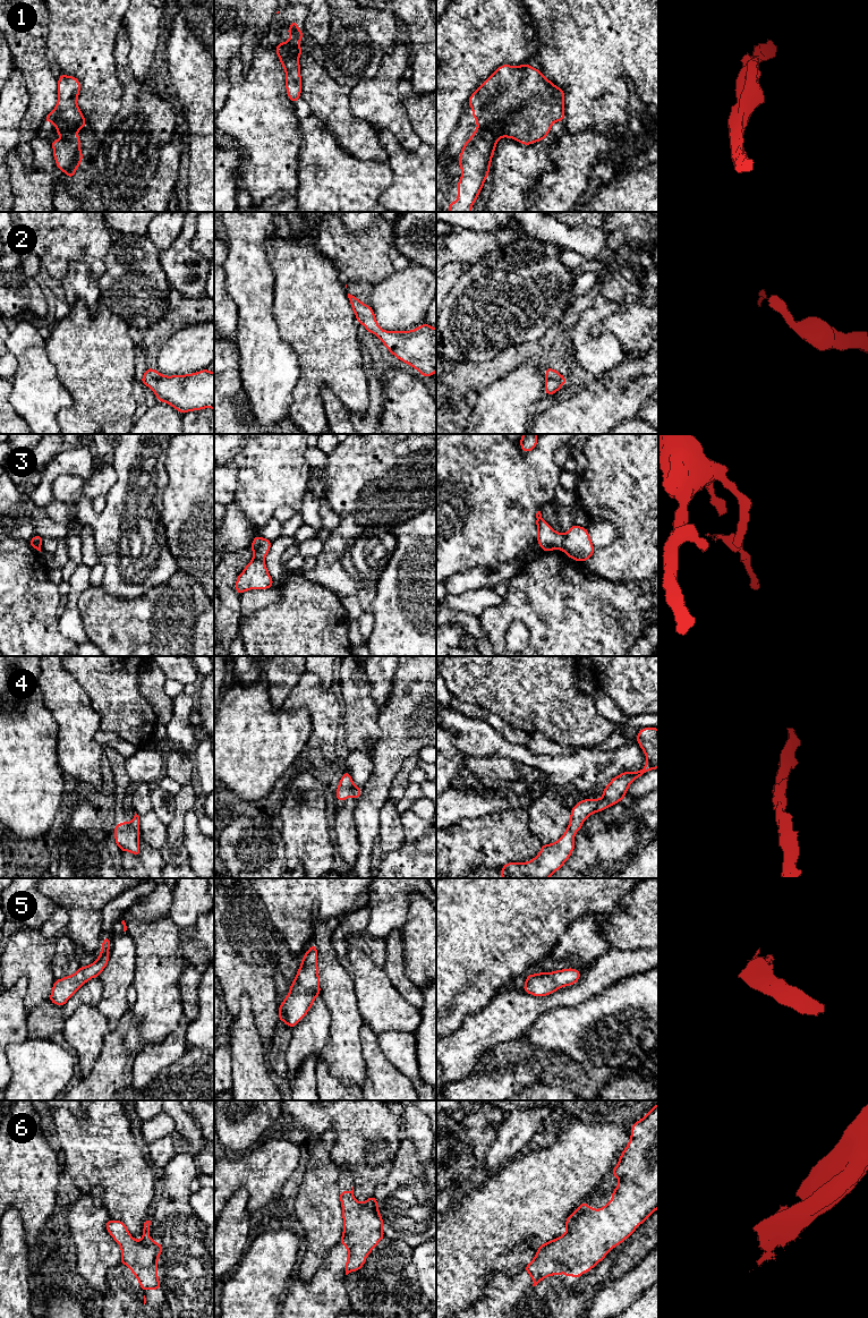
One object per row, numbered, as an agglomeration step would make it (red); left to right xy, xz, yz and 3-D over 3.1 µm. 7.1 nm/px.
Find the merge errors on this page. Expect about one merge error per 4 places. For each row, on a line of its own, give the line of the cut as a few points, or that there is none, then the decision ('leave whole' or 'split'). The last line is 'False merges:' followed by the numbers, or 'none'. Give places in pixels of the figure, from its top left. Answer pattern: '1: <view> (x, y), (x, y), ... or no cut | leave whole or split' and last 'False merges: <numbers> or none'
1: no cut | leave whole
2: no cut | leave whole
3: yz (563, 535), (561, 549) | split
4: no cut | leave whole
5: no cut | leave whole
6: no cut | leave whole
False merges: 3

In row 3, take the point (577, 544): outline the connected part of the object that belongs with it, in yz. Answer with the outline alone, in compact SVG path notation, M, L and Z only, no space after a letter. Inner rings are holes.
M572 525L563 535L563 552L572 560L582 562L592 558L595 549L587 528Z

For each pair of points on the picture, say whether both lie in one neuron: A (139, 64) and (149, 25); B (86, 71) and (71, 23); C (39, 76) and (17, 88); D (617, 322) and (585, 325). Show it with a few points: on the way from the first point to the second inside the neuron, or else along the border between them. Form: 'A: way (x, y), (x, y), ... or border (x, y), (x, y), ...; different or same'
A: way (141, 54), (143, 34); same
B: way (86, 59), (82, 35); same
C: border (25, 85), (26, 88); different
D: border (619, 311), (601, 320), (588, 333); different

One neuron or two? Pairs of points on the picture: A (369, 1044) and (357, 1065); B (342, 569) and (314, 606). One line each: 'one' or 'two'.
A: two
B: two

